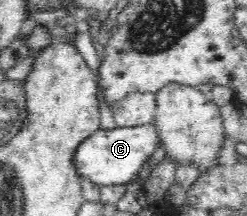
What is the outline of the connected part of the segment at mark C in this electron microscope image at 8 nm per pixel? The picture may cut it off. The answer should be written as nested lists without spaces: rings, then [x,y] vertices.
[[[155,123],[136,125],[134,127],[117,127],[114,129],[98,129],[88,136],[76,151],[76,166],[81,176],[94,180],[95,186],[110,184],[127,184],[139,176],[144,165],[160,147],[160,134]]]

